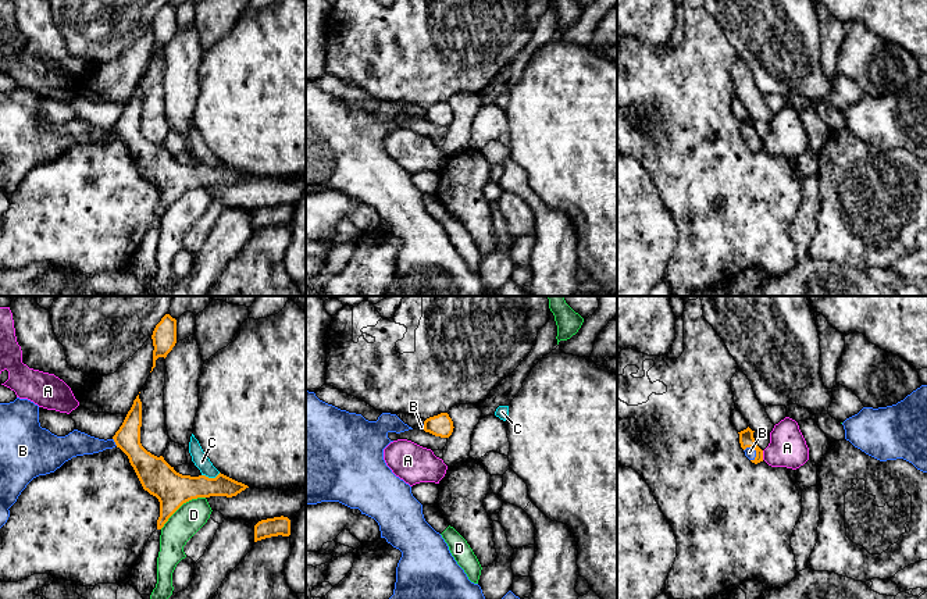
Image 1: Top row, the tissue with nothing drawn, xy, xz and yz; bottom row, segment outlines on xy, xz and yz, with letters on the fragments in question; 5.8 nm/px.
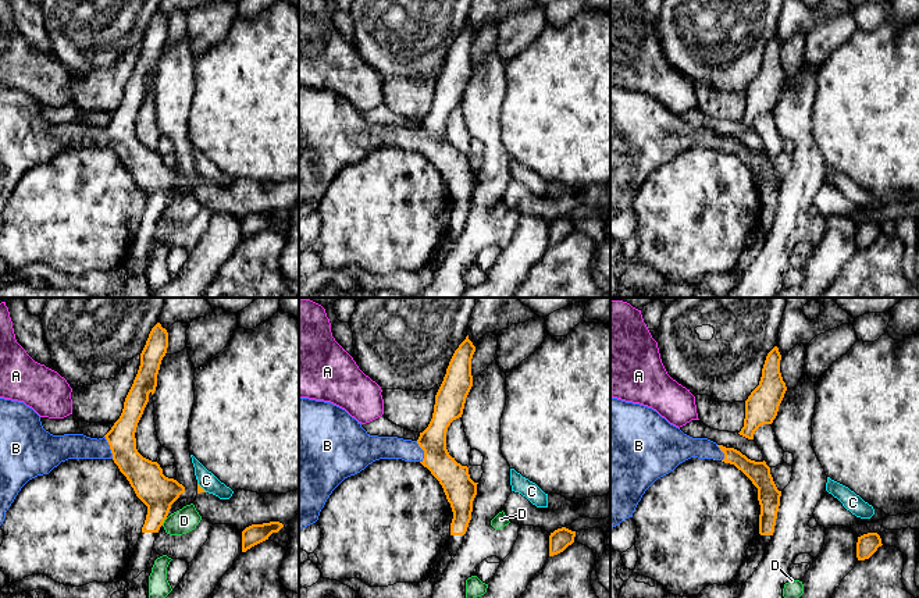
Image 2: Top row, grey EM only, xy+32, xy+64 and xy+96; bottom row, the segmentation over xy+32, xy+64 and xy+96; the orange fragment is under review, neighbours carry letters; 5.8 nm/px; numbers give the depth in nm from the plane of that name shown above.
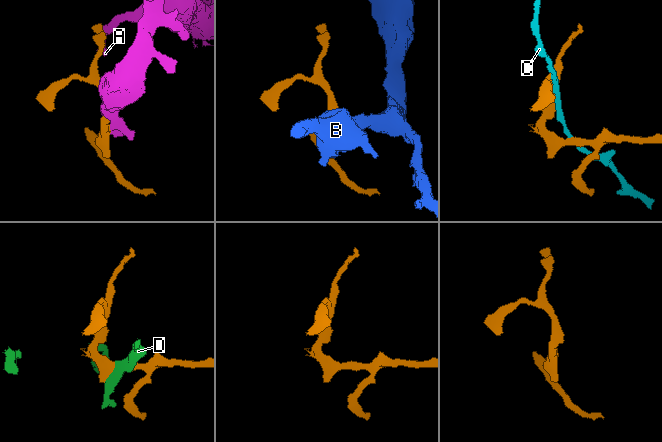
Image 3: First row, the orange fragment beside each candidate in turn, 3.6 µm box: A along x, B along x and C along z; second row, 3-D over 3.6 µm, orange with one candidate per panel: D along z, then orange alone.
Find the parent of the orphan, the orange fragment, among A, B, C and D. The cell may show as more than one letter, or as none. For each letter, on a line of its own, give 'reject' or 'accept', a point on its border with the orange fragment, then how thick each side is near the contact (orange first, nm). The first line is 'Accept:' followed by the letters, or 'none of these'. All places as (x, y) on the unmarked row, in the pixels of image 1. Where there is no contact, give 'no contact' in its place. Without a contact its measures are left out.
Accept: B
A: reject; meets orange in yz at (762, 143); 90 nm thick on the orange side, 220 nm on the other
B: accept; meets orange in yz at (755, 138); 90 nm thick on the orange side, 60 nm on the other
C: reject; meets orange in xy at (210, 167); 200 nm thick on the orange side, 90 nm on the other
D: reject; meets orange in xy at (181, 193); 200 nm thick on the orange side, 170 nm on the other

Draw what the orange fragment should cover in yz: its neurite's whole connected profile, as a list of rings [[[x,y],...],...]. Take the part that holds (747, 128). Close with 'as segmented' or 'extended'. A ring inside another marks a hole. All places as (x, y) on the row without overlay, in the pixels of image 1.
[[[749,115],[739,122],[739,132],[745,145],[755,153],[763,150],[763,139],[756,133],[753,121]]] | extended

